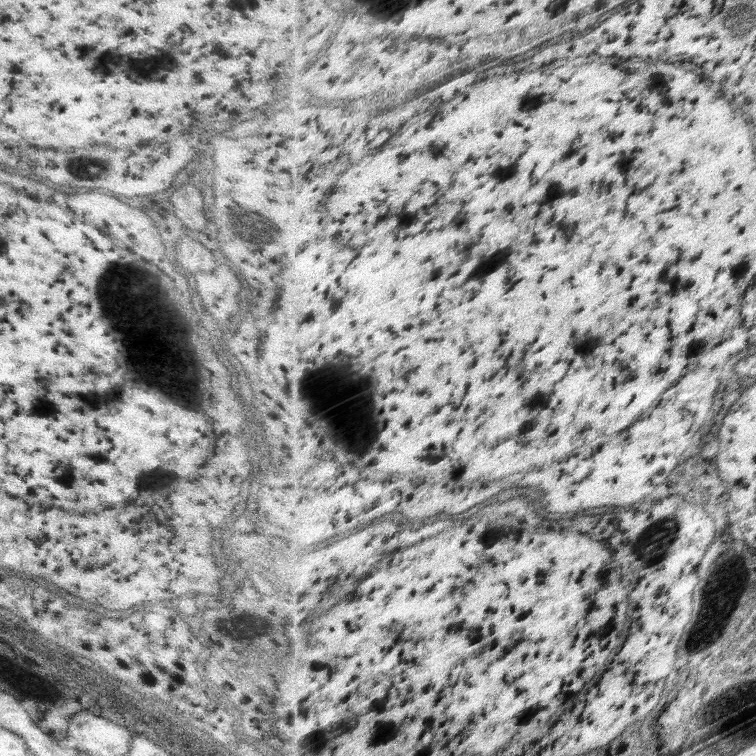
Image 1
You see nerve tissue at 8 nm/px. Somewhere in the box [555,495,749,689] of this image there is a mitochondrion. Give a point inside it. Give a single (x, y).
(657, 534)

